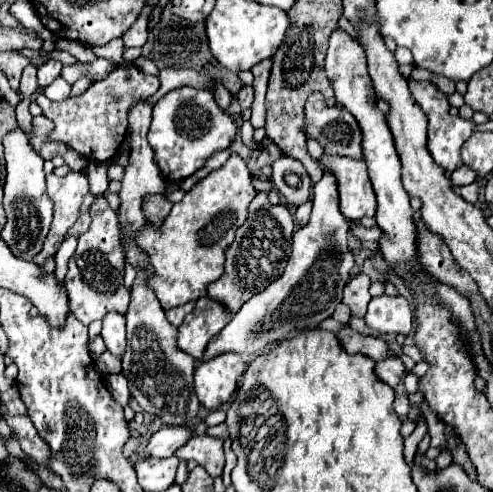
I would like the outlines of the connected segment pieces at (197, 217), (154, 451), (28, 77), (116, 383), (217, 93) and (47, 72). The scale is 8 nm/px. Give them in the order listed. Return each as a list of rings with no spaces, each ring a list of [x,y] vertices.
[[[232,153],[224,167],[212,171],[172,207],[172,213],[160,229],[154,229],[150,223],[150,227],[136,237],[154,267],[150,285],[164,311],[204,297],[206,287],[224,273],[224,251],[232,245],[236,229],[246,223],[248,205],[256,195],[258,191],[252,185],[244,159]]]
[[[162,427],[156,431],[148,443],[148,455],[152,457],[170,457],[182,445],[194,437],[190,427]]]
[[[28,65],[22,73],[22,81],[20,81],[20,95],[30,99],[36,93],[36,67]]]
[[[109,374],[106,377],[107,387],[112,397],[116,402],[128,401],[130,398],[130,391],[128,388],[128,380],[125,379],[124,375],[120,374]]]
[[[218,81],[213,84],[214,98],[218,105],[227,110],[231,104],[231,93]]]
[[[50,59],[46,65],[38,67],[38,89],[46,89],[58,75],[60,75],[62,63],[56,59]]]

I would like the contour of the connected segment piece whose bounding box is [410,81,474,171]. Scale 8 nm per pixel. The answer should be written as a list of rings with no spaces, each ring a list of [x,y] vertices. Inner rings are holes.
[[[410,81],[410,93],[416,99],[416,103],[422,107],[422,111],[428,115],[428,149],[430,155],[438,165],[442,165],[446,171],[454,171],[462,167],[462,157],[460,157],[460,147],[464,141],[474,133],[474,121],[462,119],[462,117],[452,117],[448,113],[448,97],[438,91],[430,81]]]

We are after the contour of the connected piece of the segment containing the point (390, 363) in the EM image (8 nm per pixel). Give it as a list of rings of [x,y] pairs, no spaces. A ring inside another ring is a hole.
[[[386,357],[386,359],[382,359],[382,361],[376,363],[374,373],[376,373],[376,377],[378,377],[380,381],[384,381],[386,385],[396,387],[396,385],[400,383],[402,375],[406,373],[406,369],[404,369],[404,365],[402,365],[402,361],[400,361],[398,357]]]

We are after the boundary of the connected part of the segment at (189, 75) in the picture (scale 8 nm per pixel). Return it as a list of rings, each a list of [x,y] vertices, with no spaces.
[[[162,69],[160,71],[160,89],[148,101],[154,105],[162,95],[166,95],[168,91],[172,91],[176,87],[182,87],[182,85],[200,87],[200,89],[210,91],[210,77],[202,75],[198,71],[192,71],[192,69]]]

